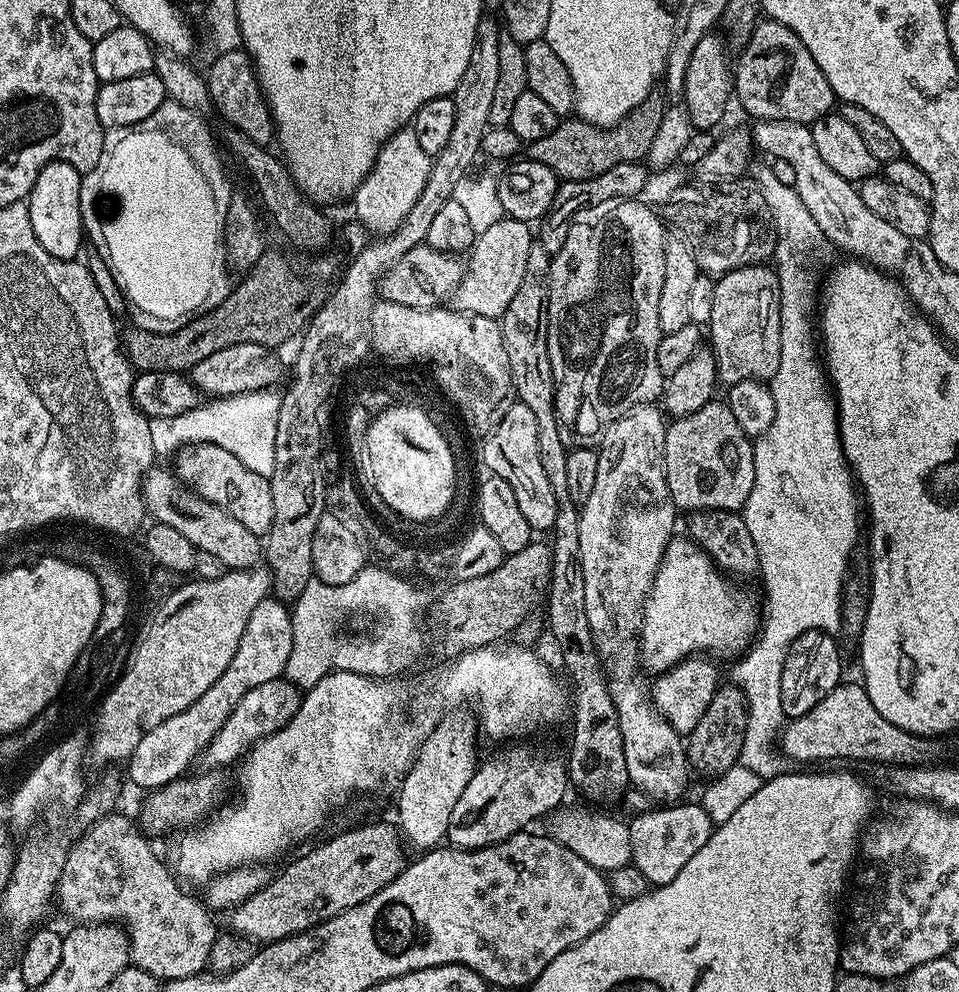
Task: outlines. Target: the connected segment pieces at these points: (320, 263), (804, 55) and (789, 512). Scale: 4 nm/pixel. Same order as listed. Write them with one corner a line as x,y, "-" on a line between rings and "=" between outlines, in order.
266,250
258,262
243,273
244,281
237,288
235,285
222,303
191,318
176,330
151,331
138,326
131,326
125,332
123,329
121,347
133,369
139,373
182,374
226,346
258,343
272,350
292,336
297,337
328,299
341,264
332,250
321,251
315,257
317,260
312,261
307,260
307,255
294,255
=
761,19
743,48
739,49
738,56
740,61
737,59
734,64
734,96
752,118
811,125
812,121
820,120
833,111
832,104
837,103
837,98
830,82
826,82
826,74
822,74
818,62
814,62
810,50
806,50
794,30
782,26
776,20
=
764,166
754,174
754,181
760,188
762,198
765,199
765,206
770,213
770,219
775,229
776,248
774,255
774,267
780,277
780,317
782,318
782,358
778,358
778,370
771,378
770,387
774,394
774,422
770,422
770,430
755,441
752,453
754,454
754,490
750,490
750,498
746,498
742,515
746,522
746,530
750,530
750,538
754,538
754,546
758,550
760,559
759,579
764,579
764,600
762,596
762,619
756,634
756,639
749,646
748,651
743,653
735,661
732,668
731,683
742,690
742,694
748,703
748,717
746,718
746,738
742,738
742,754
740,763
746,768
754,770
761,776
762,780
771,780
774,776
781,775
782,769
786,764
785,757
781,755
777,748
778,737
786,723
786,717
782,710
782,698
780,697
780,679
782,678
782,666
786,662
786,654
796,639
810,630
818,629
820,632
831,632
833,634
841,631
844,622
844,590
848,576
848,559
852,556
852,547
856,544
856,539
861,539
862,524
856,521
856,496
858,500
858,488
854,483
852,469
849,468
844,460
844,451
840,445
840,413
836,411
836,393
832,391
832,385
828,378
828,373
818,355
818,344
814,339
814,304
812,299
818,296
818,280
816,284
816,251
820,247
825,247
826,241
822,230
818,230
818,222
810,218
810,210
806,210
806,205
802,198
798,198
796,189
792,186
785,186
783,182
778,182
778,177
772,172
771,167

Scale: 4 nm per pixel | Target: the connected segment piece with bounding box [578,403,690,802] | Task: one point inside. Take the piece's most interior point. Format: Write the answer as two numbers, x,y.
625,526

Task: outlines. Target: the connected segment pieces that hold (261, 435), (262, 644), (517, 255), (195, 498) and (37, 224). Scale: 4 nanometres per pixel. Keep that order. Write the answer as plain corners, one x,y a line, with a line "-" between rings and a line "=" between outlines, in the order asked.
279,391
240,393
237,396
212,398
206,403
197,403
186,414
174,418
152,420
152,445
157,457
171,457
181,450
198,444
222,446
230,450
242,466
254,470
254,474
272,477
274,474
274,434
278,430
278,410
280,409
=
269,598
254,606
254,614
250,614
250,622
246,622
246,634
242,634
242,642
238,646
238,654
226,666
222,678
198,698
182,714
174,714
174,718
166,718
162,726
154,726
138,742
134,754
126,761
128,776
143,790
155,790
170,782
181,779
189,771
191,764
197,763
204,747
218,734
222,722
230,718
230,710
242,702
242,694
254,690
254,686
262,686
262,682
278,680
284,676
284,667
290,658
292,649
292,614
289,605
283,600
=
503,218
490,226
485,232
479,233
470,249
469,260
466,260
464,277
458,282
450,304
457,312
473,312
493,318
503,317
506,306
510,306
510,298
518,294
518,286
522,286
522,274
526,274
526,258
534,243
534,232
523,220
=
152,467
143,481
142,491
147,515
155,523
174,526
174,530
190,538
197,550
214,554
214,558
218,558
218,562
222,562
225,569
254,568
261,563
261,537
250,534
250,530
246,530
246,526
238,522
238,518
226,514
226,510
222,510
214,502
206,502
206,498
182,483
171,467
=
61,160
42,166
27,198
30,210
30,226
34,226
34,238
42,242
42,250
59,260
75,260
86,244
84,219
80,209
81,172

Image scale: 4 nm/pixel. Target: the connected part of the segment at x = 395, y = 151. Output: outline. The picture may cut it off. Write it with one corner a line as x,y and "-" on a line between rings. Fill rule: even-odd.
405,126
388,138
380,148
376,163
358,186
354,197
356,203
355,219
373,237
389,236
406,218
406,214
418,202
418,194
430,178
432,157
418,146
418,138
411,126

